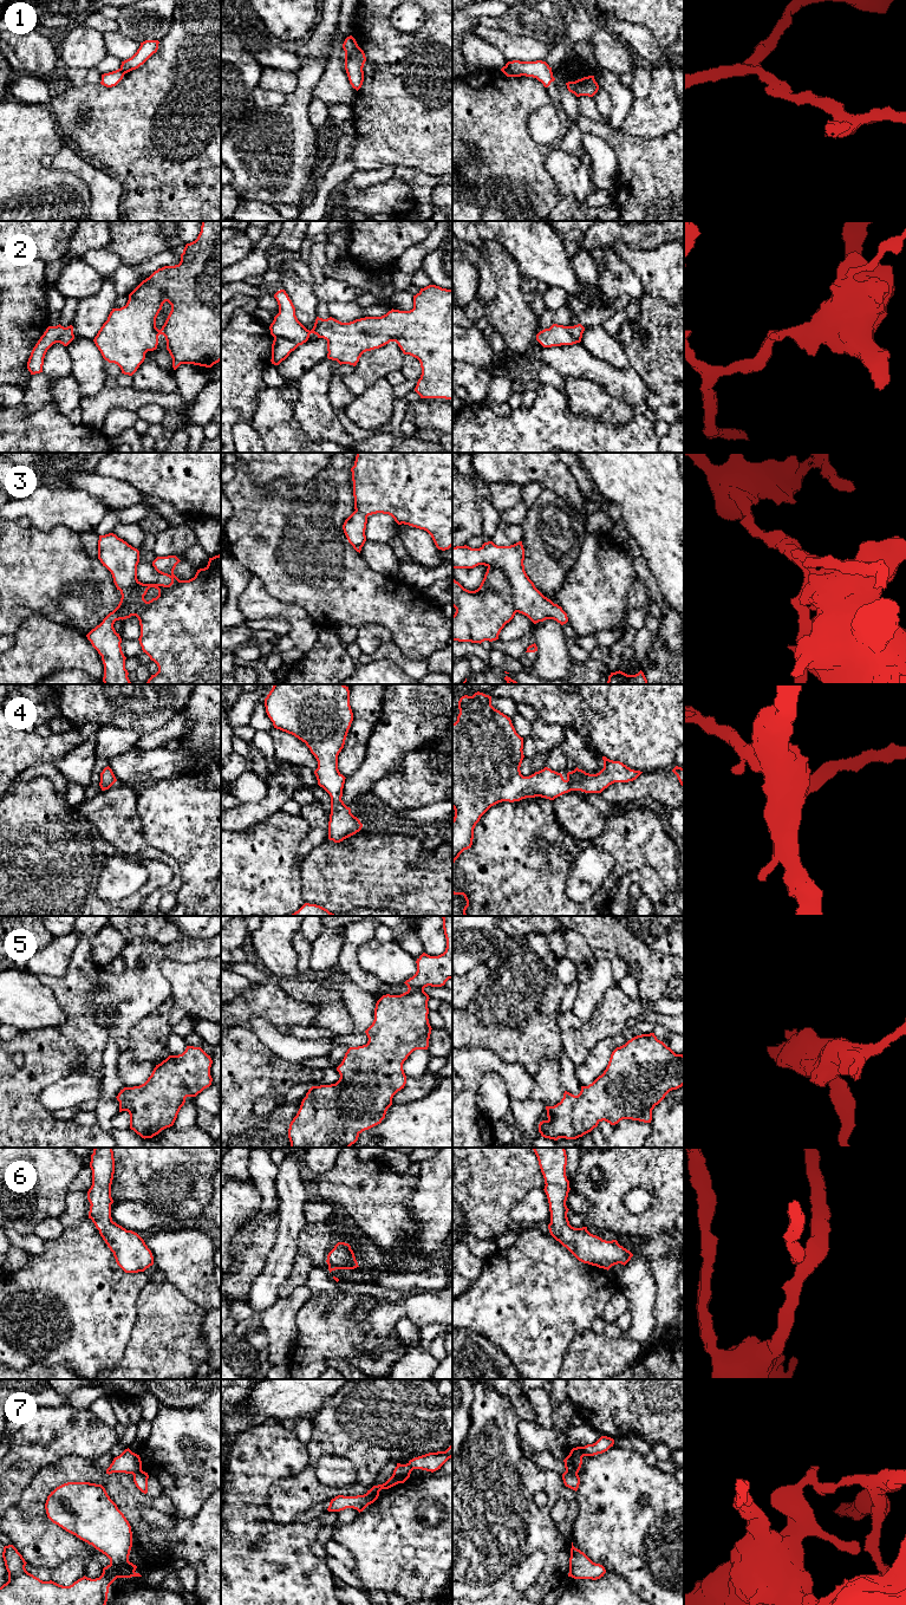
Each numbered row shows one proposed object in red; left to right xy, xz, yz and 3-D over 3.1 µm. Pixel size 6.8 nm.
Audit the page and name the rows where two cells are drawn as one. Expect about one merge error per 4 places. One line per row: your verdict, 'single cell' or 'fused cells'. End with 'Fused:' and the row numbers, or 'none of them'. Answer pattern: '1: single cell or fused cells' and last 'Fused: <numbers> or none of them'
1: fused cells
2: fused cells
3: fused cells
4: single cell
5: single cell
6: single cell
7: fused cells
Fused: 1, 2, 3, 7

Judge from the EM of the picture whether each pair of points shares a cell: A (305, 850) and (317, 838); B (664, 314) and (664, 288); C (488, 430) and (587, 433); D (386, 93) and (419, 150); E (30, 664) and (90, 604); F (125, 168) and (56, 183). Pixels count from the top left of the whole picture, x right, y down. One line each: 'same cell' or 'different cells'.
A: same cell
B: different cells
C: same cell
D: same cell
E: different cells
F: different cells

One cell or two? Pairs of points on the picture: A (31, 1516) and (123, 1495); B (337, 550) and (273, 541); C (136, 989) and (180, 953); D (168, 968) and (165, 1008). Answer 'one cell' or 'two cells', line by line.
A: one cell
B: one cell
C: one cell
D: two cells

